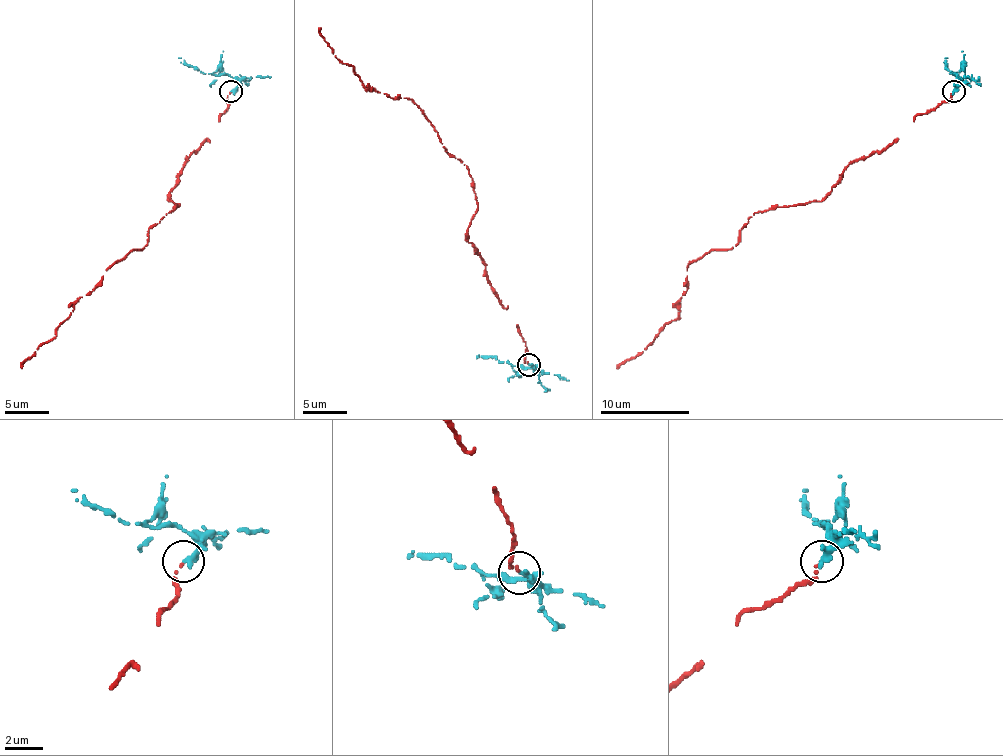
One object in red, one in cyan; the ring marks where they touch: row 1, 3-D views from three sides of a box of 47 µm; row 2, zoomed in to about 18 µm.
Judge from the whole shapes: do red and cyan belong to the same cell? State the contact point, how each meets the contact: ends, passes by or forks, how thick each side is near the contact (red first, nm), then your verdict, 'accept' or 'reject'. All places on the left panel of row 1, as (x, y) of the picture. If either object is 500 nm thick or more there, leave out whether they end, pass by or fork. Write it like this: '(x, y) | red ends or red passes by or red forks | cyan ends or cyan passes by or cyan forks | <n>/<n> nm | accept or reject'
(231, 91) | red ends | cyan ends | 150/320 nm | reject

